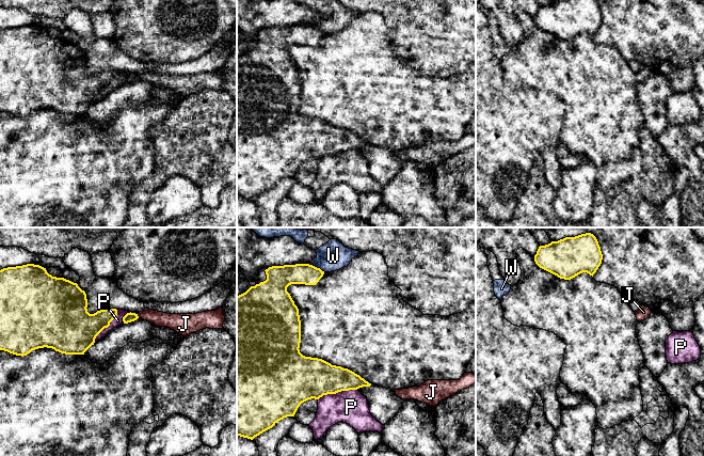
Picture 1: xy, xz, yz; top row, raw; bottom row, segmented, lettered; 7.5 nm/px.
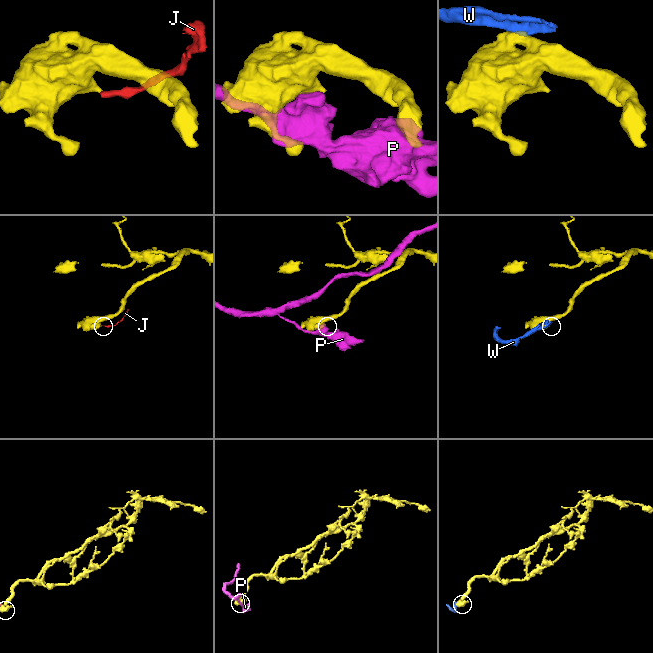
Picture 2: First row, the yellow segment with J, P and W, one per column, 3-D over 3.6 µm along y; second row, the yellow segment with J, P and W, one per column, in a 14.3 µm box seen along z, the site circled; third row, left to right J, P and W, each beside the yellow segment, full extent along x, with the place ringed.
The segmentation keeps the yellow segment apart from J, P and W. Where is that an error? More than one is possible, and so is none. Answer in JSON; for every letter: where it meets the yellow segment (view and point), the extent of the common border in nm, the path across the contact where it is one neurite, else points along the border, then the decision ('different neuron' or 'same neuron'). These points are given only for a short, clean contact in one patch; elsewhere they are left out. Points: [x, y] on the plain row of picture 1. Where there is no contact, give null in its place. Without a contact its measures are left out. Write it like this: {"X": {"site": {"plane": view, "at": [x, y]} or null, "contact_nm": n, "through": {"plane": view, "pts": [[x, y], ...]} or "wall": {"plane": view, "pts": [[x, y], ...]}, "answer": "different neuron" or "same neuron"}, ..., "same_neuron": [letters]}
{"J": {"site": {"plane": "xy", "at": [138, 77]}, "contact_nm": 40, "wall": {"plane": "xy", "pts": [[137, 75], [139, 78]]}, "answer": "different neuron"}, "P": {"site": {"plane": "xz", "at": [337, 153]}, "contact_nm": 300, "answer": "different neuron"}, "W": {"site": {"plane": "xz", "at": [316, 28]}, "contact_nm": 140, "wall": {"plane": "xz", "pts": [[308, 24], [324, 32]]}, "answer": "different neuron"}, "same_neuron": []}

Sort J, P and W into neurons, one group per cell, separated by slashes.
J W / P

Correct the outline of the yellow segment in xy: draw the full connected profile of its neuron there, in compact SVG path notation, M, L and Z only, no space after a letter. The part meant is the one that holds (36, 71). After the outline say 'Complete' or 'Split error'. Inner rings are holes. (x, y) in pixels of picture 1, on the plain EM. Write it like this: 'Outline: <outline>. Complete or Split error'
Outline: M39 26L3 29L0 31L0 111L23 117L32 111L47 108L65 115L84 115L94 106L96 97L117 77L116 69L90 75L86 68L86 54L77 44L52 37Z. Complete

